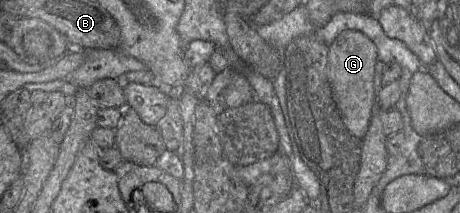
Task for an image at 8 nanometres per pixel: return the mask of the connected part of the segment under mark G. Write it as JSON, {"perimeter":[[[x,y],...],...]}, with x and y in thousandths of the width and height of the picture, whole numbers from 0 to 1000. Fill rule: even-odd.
{"perimeter":[[[750,141],[715,211],[715,385],[748,587],[765,634],[780,653],[787,653],[800,615],[817,479],[813,352],[820,286],[817,211],[783,146]]]}

